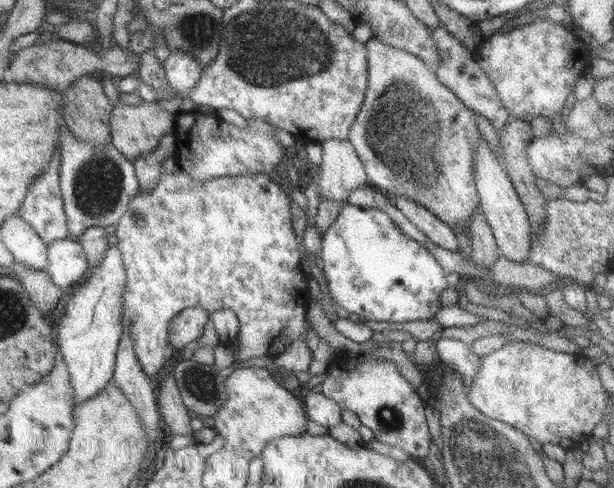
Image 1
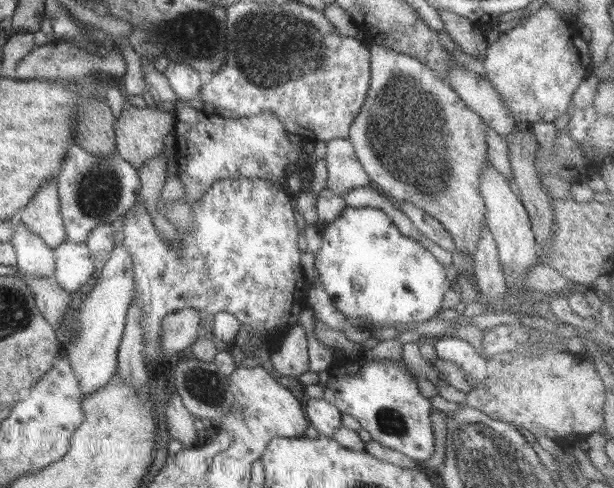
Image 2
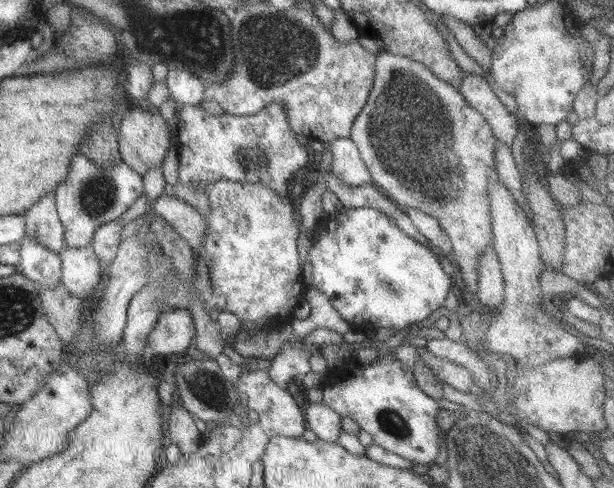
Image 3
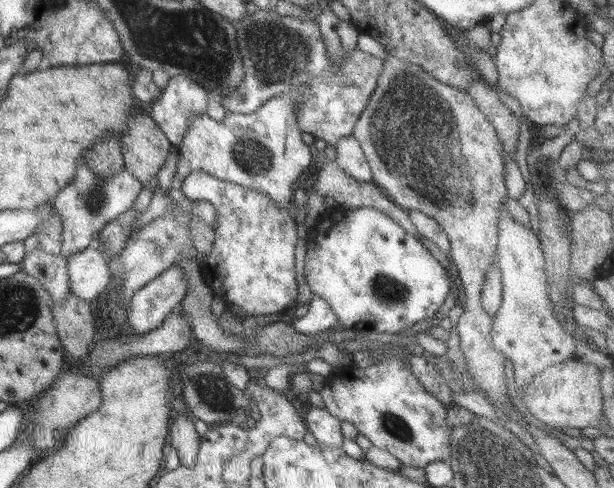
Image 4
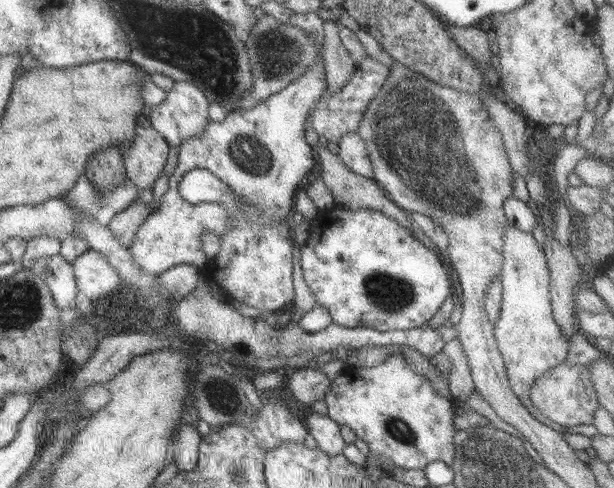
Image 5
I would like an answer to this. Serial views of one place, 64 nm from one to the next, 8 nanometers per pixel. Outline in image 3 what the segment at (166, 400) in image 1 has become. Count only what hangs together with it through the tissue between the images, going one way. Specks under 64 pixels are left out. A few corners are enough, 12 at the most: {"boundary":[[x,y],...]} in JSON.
{"boundary":[[178,403],[170,411],[167,432],[183,456],[199,449],[196,417]]}

